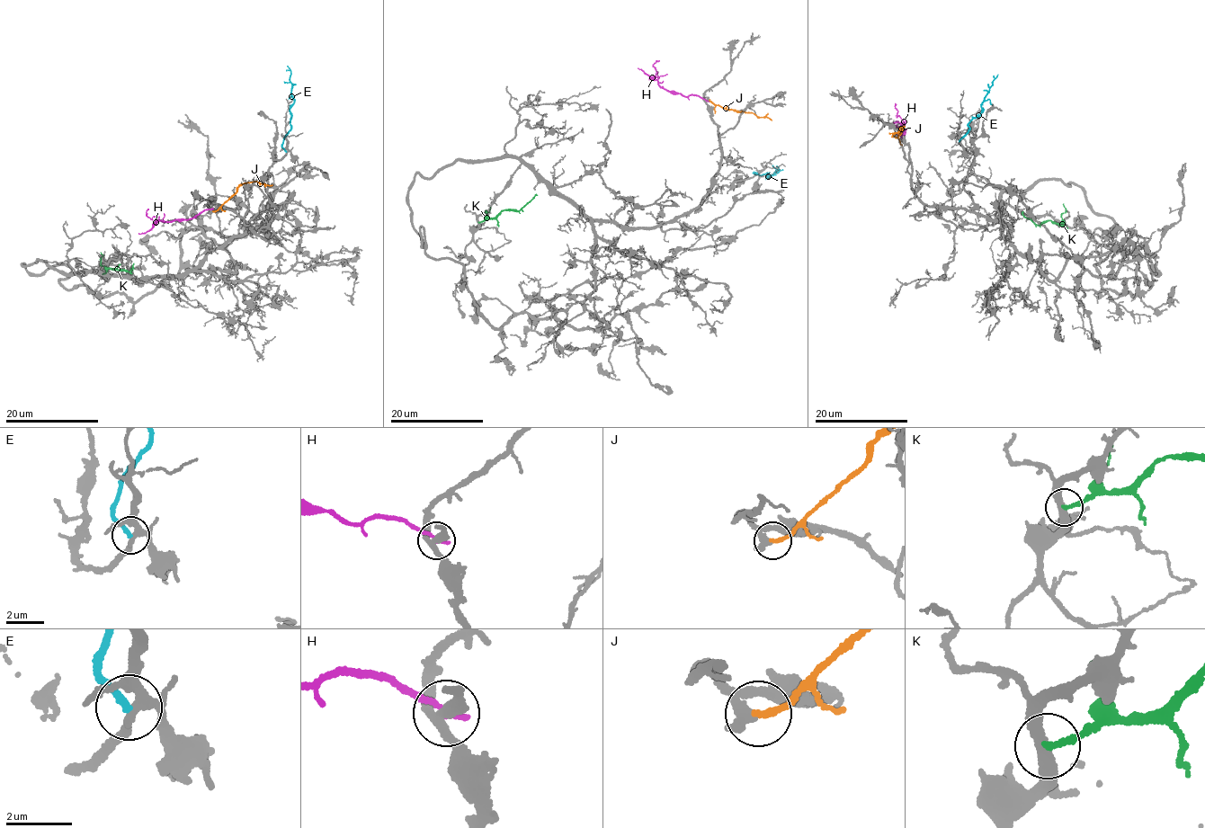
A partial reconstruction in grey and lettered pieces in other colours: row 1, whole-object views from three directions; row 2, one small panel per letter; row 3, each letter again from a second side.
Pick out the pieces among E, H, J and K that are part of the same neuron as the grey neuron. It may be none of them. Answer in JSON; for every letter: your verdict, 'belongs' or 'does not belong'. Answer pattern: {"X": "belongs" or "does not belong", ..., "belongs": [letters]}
{"E": "does not belong", "H": "does not belong", "J": "does not belong", "K": "does not belong", "belongs": []}

